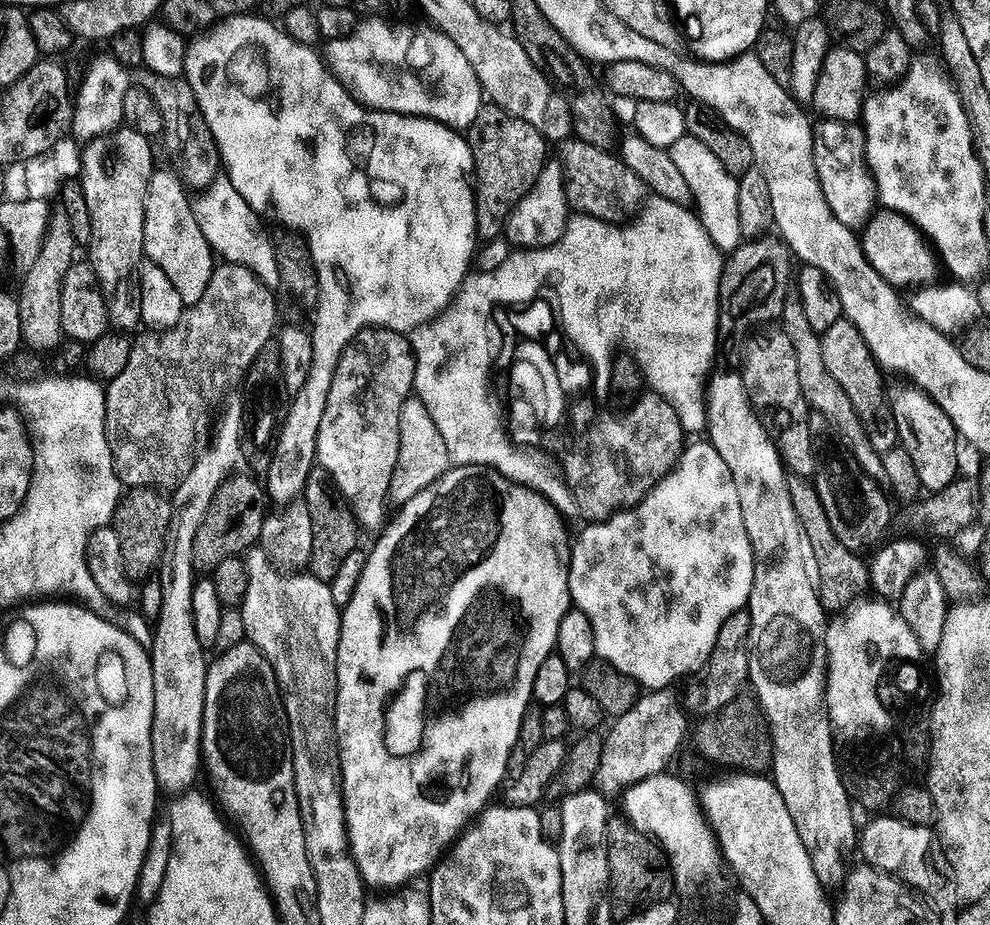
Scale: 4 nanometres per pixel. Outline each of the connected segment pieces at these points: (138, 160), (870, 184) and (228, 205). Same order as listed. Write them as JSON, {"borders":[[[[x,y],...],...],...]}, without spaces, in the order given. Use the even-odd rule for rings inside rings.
{"borders":[[[[123,126],[96,139],[83,151],[80,190],[85,197],[94,196],[94,206],[101,209],[106,220],[106,234],[90,253],[100,276],[104,276],[104,288],[123,289],[126,281],[137,276],[142,281],[140,308],[146,312],[144,320],[149,324],[148,328],[168,330],[181,323],[188,300],[187,291],[178,286],[174,287],[172,295],[168,294],[169,277],[146,252],[146,222],[154,213],[155,171],[159,167],[152,144],[151,137],[133,126]]],[[[825,119],[816,130],[815,156],[819,182],[841,224],[863,231],[879,207],[879,192],[868,165],[868,136],[863,123]]],[[[221,172],[213,184],[197,197],[196,201],[202,207],[202,214],[208,220],[208,224],[212,226],[212,230],[216,230],[219,242],[218,252],[221,259],[228,260],[231,265],[248,267],[264,284],[279,291],[283,285],[270,238],[264,230],[254,228],[256,212],[234,188],[228,174]]]]}

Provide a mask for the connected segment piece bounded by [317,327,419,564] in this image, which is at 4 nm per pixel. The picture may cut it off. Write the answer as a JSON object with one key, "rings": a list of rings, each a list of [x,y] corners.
{"rings":[[[374,327],[363,333],[359,346],[350,374],[344,374],[335,387],[329,422],[317,440],[317,465],[330,472],[331,481],[339,486],[362,525],[368,530],[381,529],[379,546],[370,558],[385,564],[388,556],[392,556],[392,528],[386,524],[386,504],[389,505],[398,471],[400,438],[397,436],[418,384],[419,368],[407,333]]]}

